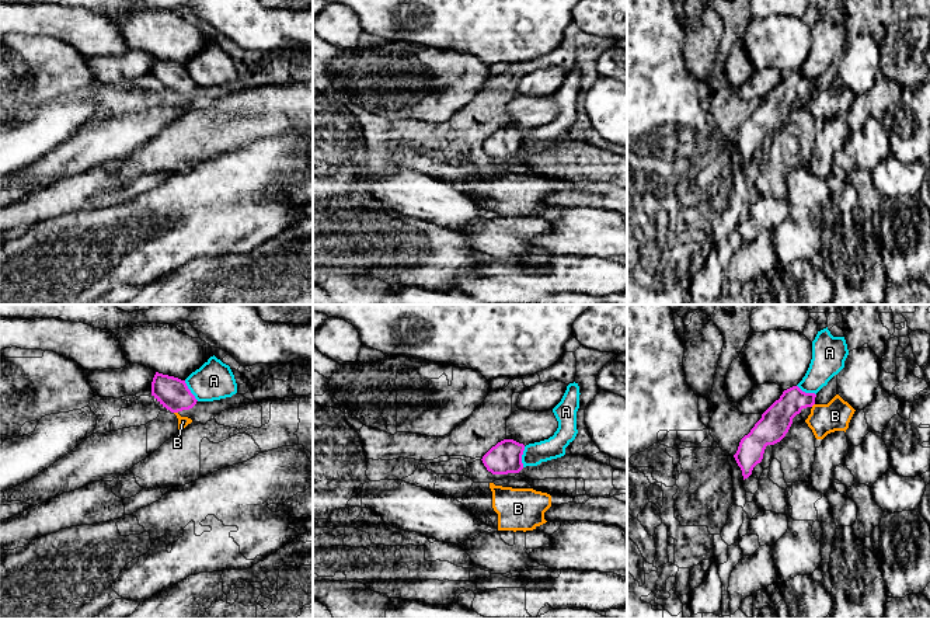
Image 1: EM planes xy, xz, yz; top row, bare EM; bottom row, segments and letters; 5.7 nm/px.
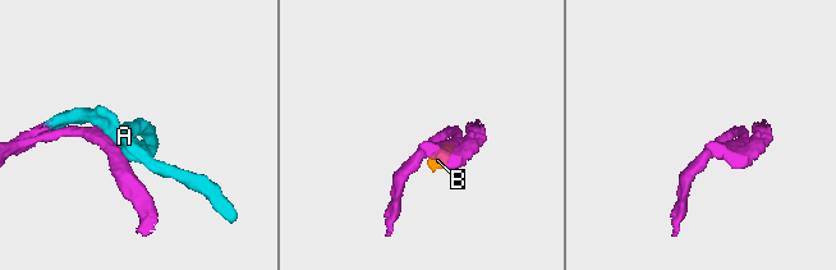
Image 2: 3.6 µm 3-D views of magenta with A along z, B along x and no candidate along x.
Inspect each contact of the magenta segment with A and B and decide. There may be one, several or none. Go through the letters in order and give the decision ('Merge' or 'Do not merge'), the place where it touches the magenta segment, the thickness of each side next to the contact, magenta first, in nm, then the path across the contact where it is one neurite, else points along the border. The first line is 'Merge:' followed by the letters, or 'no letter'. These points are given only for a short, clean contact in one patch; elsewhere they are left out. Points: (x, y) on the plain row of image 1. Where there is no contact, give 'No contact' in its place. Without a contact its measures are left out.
Merge: A
A: Merge. Touches magenta at xy (190, 76). Thickness 180 nm (magenta) against 220 nm
B: Do not merge. Touches magenta at xy (176, 97). Thickness 180 nm (magenta) against 60 nm. Boundary: xy (174, 97), (177, 98)

